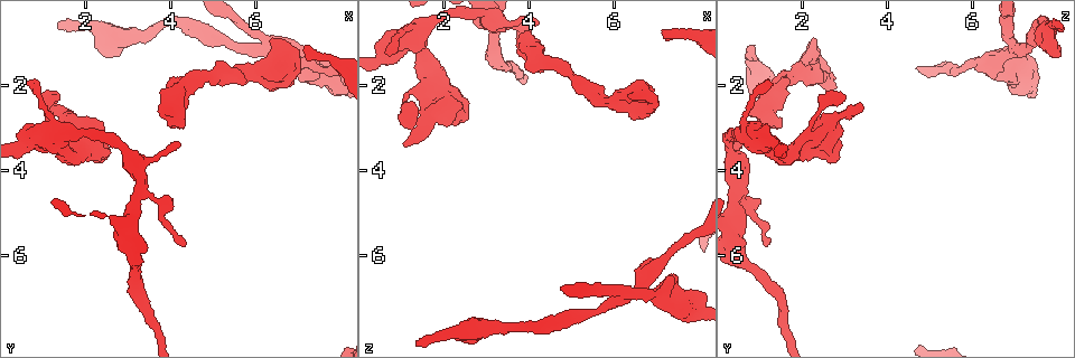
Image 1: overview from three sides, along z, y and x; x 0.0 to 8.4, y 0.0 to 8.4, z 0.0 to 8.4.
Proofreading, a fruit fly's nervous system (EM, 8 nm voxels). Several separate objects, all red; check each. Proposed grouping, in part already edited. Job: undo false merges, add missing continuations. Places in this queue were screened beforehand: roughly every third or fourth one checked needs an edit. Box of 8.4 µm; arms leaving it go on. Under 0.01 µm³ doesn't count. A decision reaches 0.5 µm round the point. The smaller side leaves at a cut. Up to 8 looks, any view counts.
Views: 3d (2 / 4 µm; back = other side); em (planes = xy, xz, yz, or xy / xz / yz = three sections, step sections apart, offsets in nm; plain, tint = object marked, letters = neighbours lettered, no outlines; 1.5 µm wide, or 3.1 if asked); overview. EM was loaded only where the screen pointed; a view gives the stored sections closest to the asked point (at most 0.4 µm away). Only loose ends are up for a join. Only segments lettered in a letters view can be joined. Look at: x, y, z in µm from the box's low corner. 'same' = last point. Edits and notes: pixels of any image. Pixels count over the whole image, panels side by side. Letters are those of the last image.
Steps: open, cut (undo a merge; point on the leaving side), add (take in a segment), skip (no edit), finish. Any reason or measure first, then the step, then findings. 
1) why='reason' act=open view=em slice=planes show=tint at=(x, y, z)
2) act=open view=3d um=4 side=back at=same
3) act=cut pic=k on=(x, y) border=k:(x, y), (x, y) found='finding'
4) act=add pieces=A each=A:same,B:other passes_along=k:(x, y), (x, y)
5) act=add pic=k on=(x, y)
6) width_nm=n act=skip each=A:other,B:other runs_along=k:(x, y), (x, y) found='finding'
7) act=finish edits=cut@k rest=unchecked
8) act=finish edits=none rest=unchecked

why='calibre changes' act=open view=em slice=planes show=letters at=(3.60, 3.75, 0.60)

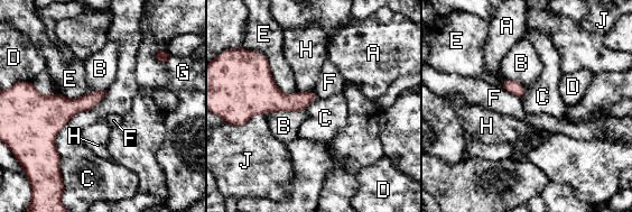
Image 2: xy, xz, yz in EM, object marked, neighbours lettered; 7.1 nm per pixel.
act=skip each=A:other,B:other,C:other,D:other,E:other,F:other,G:other,H:other,J:other border=2:(108, 90), (57, 134), (62, 180) found='all the same cell'

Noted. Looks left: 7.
why='thick turns thin' act=open view=em slice=planes show=plain at=(1.10, 2.40, 2.55)

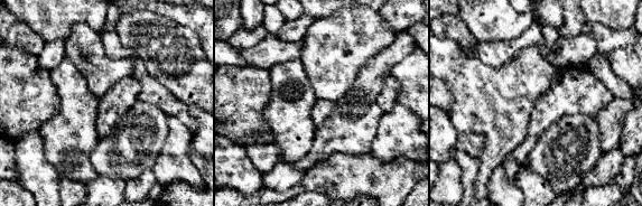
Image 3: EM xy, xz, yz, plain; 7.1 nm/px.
act=open view=em slice=planes show=letters at=same

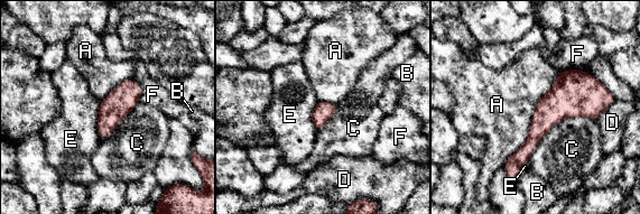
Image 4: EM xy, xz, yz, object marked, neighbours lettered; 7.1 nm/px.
act=skip each=A:other,B:other,C:other,D:other,E:other,F:other border=4:(101, 102), (98, 120), (100, 139) found='all the same cell'

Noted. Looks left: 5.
why='free end' act=open view=em slice=xy step=4 show=letters at=(4.35, 5.75, 1.10)

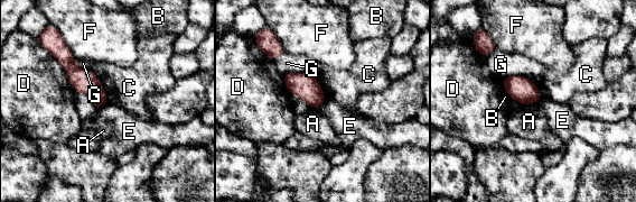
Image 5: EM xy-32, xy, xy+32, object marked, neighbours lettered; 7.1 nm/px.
width_nm=140 act=skip each=A:other,B:other,C:other,D:other,E:other,F:other,G:other border=5:(90, 70), (100, 82), (108, 102) found='none of them fits'

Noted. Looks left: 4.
act=finish edits=none rest=unchecked

